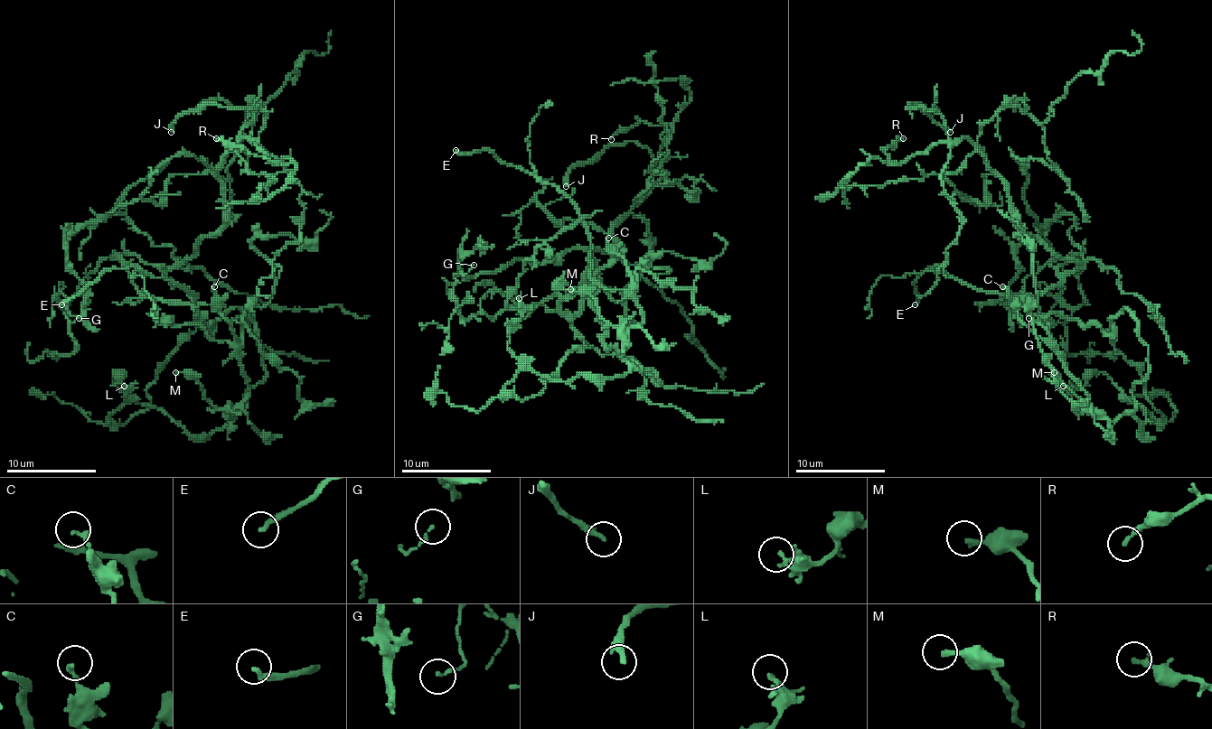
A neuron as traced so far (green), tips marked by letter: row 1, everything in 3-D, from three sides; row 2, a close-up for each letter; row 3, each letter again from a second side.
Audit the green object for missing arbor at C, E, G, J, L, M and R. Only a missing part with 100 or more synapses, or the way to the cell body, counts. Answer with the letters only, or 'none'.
E

